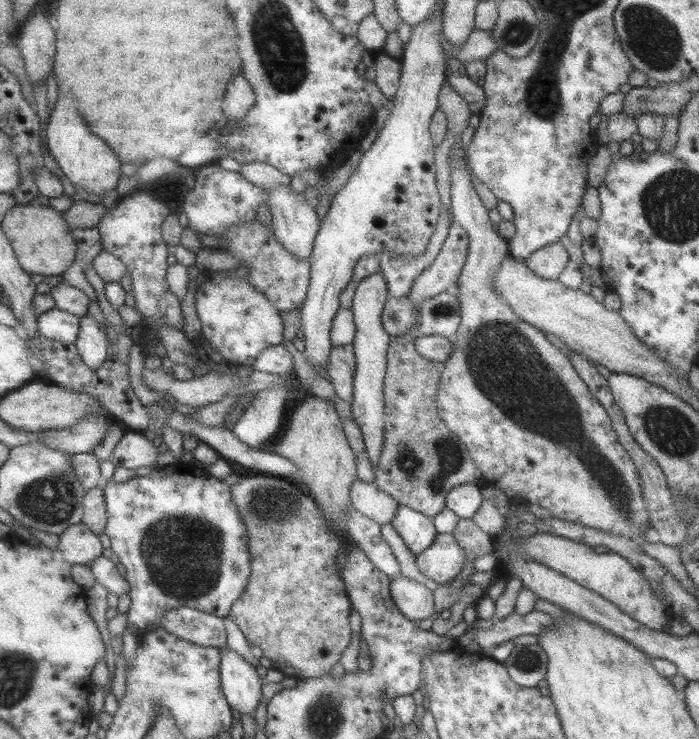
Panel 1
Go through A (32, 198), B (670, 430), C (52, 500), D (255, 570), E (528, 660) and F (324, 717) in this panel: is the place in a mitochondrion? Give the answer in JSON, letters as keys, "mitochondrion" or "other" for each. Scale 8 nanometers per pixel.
{"A":"other","B":"mitochondrion","C":"mitochondrion","D":"other","E":"mitochondrion","F":"mitochondrion"}

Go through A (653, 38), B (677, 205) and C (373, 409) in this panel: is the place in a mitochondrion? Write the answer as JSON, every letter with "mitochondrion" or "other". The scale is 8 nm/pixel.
{"A":"mitochondrion","B":"mitochondrion","C":"other"}

